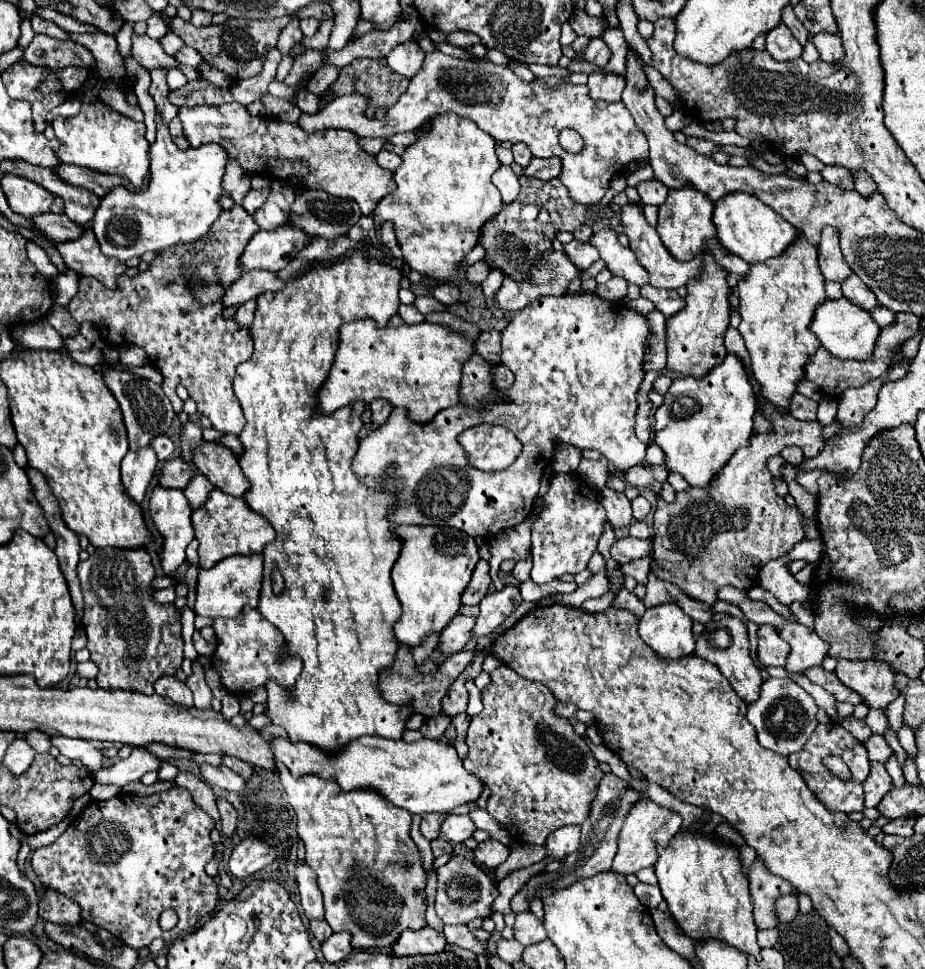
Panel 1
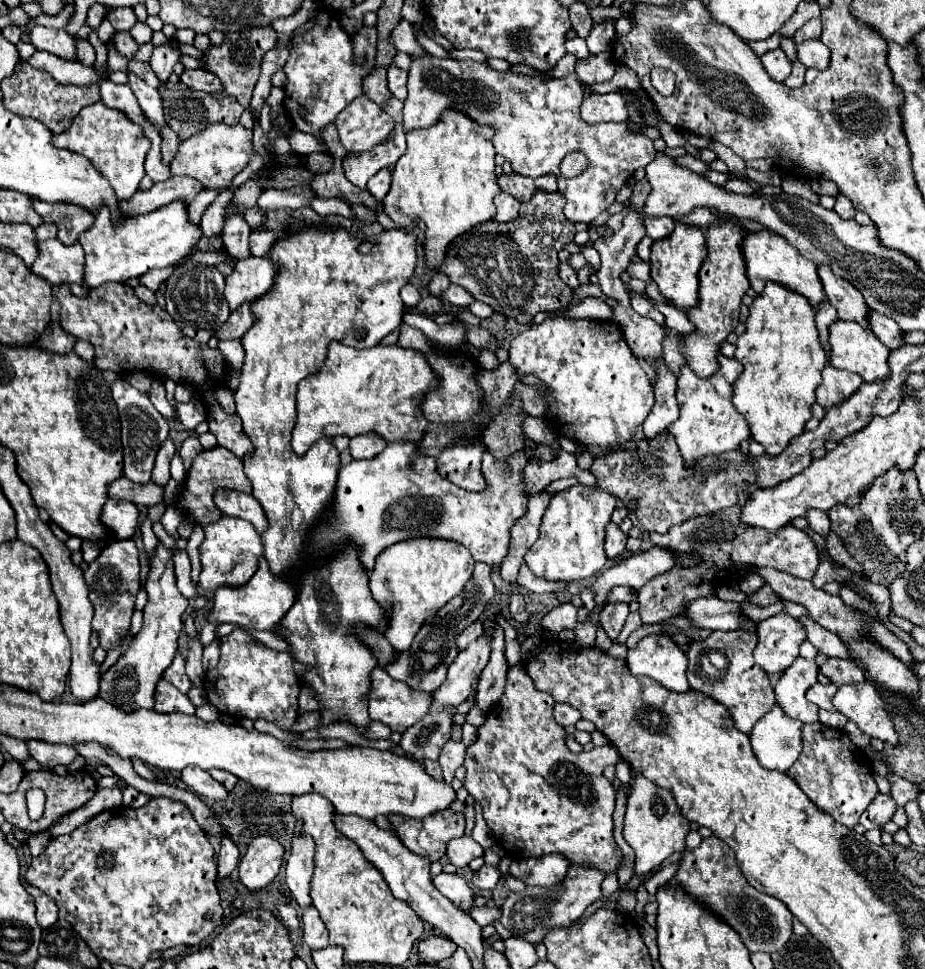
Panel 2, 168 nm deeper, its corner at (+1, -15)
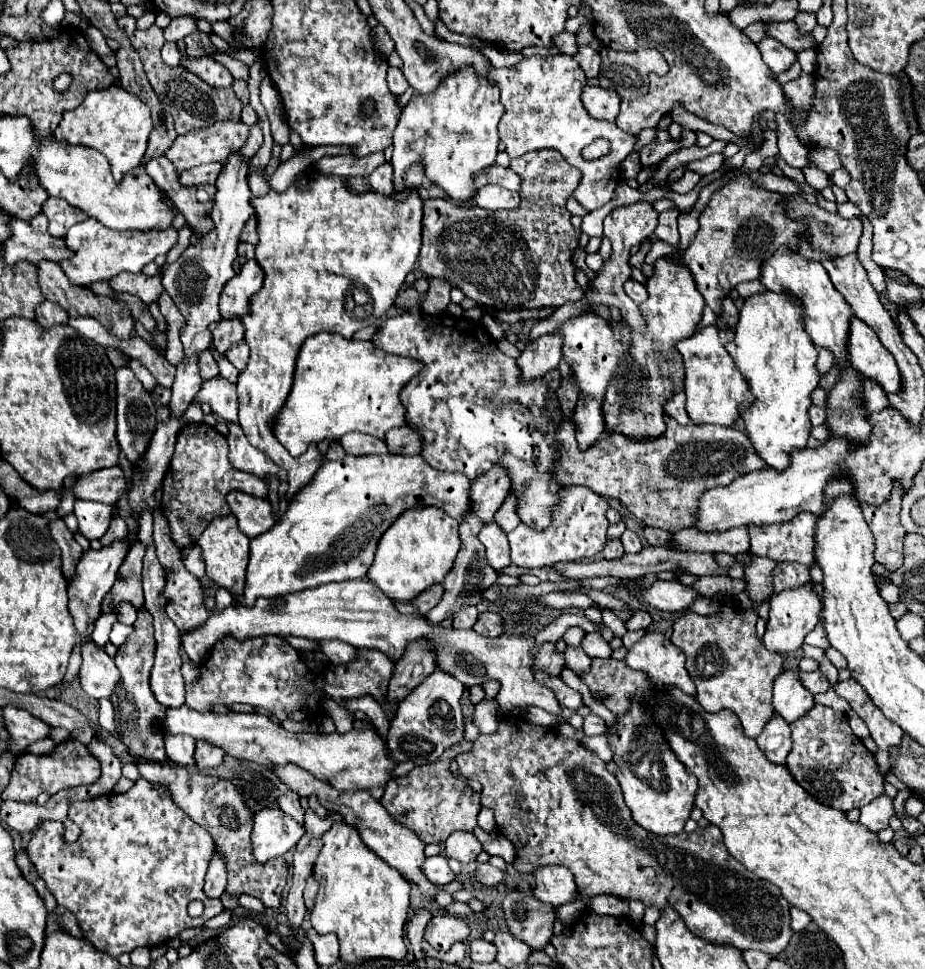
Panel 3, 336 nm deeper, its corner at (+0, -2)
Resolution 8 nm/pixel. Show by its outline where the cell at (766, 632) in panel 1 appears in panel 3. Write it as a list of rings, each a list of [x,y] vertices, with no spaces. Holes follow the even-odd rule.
[[[806,583],[796,589],[786,589],[786,591],[772,595],[770,597],[770,619],[766,623],[764,645],[776,653],[788,653],[788,651],[800,649],[804,643],[804,637],[820,621],[820,611],[822,611],[822,603],[820,603],[820,597],[816,595],[814,583]]]

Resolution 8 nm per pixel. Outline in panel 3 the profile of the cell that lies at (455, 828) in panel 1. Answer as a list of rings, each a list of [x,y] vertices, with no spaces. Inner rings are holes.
[[[456,831],[452,833],[446,843],[444,843],[444,853],[448,859],[456,859],[460,863],[470,863],[476,861],[478,853],[482,851],[480,841],[472,835],[472,833],[464,833],[464,831]]]

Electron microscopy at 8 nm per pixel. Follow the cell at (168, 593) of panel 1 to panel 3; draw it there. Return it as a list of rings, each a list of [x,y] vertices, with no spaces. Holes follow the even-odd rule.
[[[234,515],[214,519],[206,531],[200,535],[198,545],[202,547],[202,557],[206,561],[206,575],[218,585],[228,589],[232,595],[244,593],[244,577],[248,567],[248,555],[250,555],[250,539],[238,529],[238,521]]]

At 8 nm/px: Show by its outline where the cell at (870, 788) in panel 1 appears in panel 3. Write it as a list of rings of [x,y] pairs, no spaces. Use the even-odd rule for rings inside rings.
[[[880,795],[878,799],[874,799],[874,803],[868,803],[868,805],[862,807],[860,811],[862,811],[860,823],[862,823],[868,831],[872,831],[872,833],[878,833],[878,831],[886,829],[890,817],[894,815],[892,799],[890,799],[888,795]]]

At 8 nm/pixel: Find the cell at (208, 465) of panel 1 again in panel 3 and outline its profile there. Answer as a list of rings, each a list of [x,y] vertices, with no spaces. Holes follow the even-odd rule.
[[[232,491],[226,495],[226,501],[232,509],[232,515],[238,519],[238,527],[250,539],[266,533],[276,523],[272,505],[266,499],[254,499],[252,495],[242,495],[242,491]]]

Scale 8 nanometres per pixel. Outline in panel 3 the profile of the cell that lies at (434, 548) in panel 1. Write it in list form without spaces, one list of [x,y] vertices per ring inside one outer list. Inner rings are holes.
[[[416,505],[414,509],[404,511],[392,523],[392,527],[384,531],[384,535],[378,541],[374,563],[368,569],[368,577],[382,589],[386,597],[408,603],[414,595],[420,595],[426,587],[442,583],[442,579],[454,565],[458,551],[460,551],[458,521],[438,507]]]

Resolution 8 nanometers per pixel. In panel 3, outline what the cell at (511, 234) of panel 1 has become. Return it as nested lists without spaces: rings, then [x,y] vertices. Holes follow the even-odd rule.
[[[538,149],[538,151],[532,151],[532,153],[526,153],[518,159],[514,159],[510,163],[510,169],[514,169],[514,173],[520,175],[522,179],[522,187],[520,187],[520,207],[514,209],[514,211],[486,211],[486,209],[480,209],[480,207],[470,207],[470,209],[462,209],[462,207],[456,207],[444,199],[426,199],[424,201],[424,219],[422,219],[422,251],[420,251],[420,271],[426,273],[426,277],[440,277],[440,279],[446,279],[452,287],[460,289],[468,299],[488,307],[488,309],[508,309],[508,311],[518,311],[518,309],[544,309],[544,307],[550,307],[550,309],[558,309],[562,307],[564,303],[568,301],[580,301],[584,297],[584,289],[576,283],[574,279],[574,273],[576,273],[576,267],[572,263],[572,253],[576,251],[578,247],[578,239],[582,235],[580,229],[576,229],[572,223],[570,223],[570,211],[566,209],[566,201],[568,197],[572,195],[572,191],[578,187],[580,183],[580,177],[582,173],[572,167],[570,163],[566,163],[566,159],[556,153],[554,149]]]

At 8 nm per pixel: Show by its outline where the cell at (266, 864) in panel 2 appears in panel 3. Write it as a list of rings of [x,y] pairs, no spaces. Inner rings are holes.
[[[266,807],[256,813],[252,829],[252,851],[256,861],[264,863],[284,855],[304,835],[304,825],[296,823],[278,807]]]

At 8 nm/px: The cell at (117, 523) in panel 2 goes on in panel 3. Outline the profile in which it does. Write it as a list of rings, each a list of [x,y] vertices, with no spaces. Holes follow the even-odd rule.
[[[76,501],[74,515],[78,517],[78,523],[80,523],[78,533],[84,535],[88,541],[100,539],[110,525],[110,513],[114,513],[114,509],[116,509],[114,505]]]

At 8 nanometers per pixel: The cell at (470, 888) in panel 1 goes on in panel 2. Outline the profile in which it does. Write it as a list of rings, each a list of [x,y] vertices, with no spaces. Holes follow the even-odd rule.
[[[441,872],[439,876],[433,878],[433,884],[435,884],[435,888],[437,888],[443,896],[447,896],[459,910],[469,912],[469,910],[475,906],[475,894],[473,894],[469,882],[467,882],[463,876]]]

